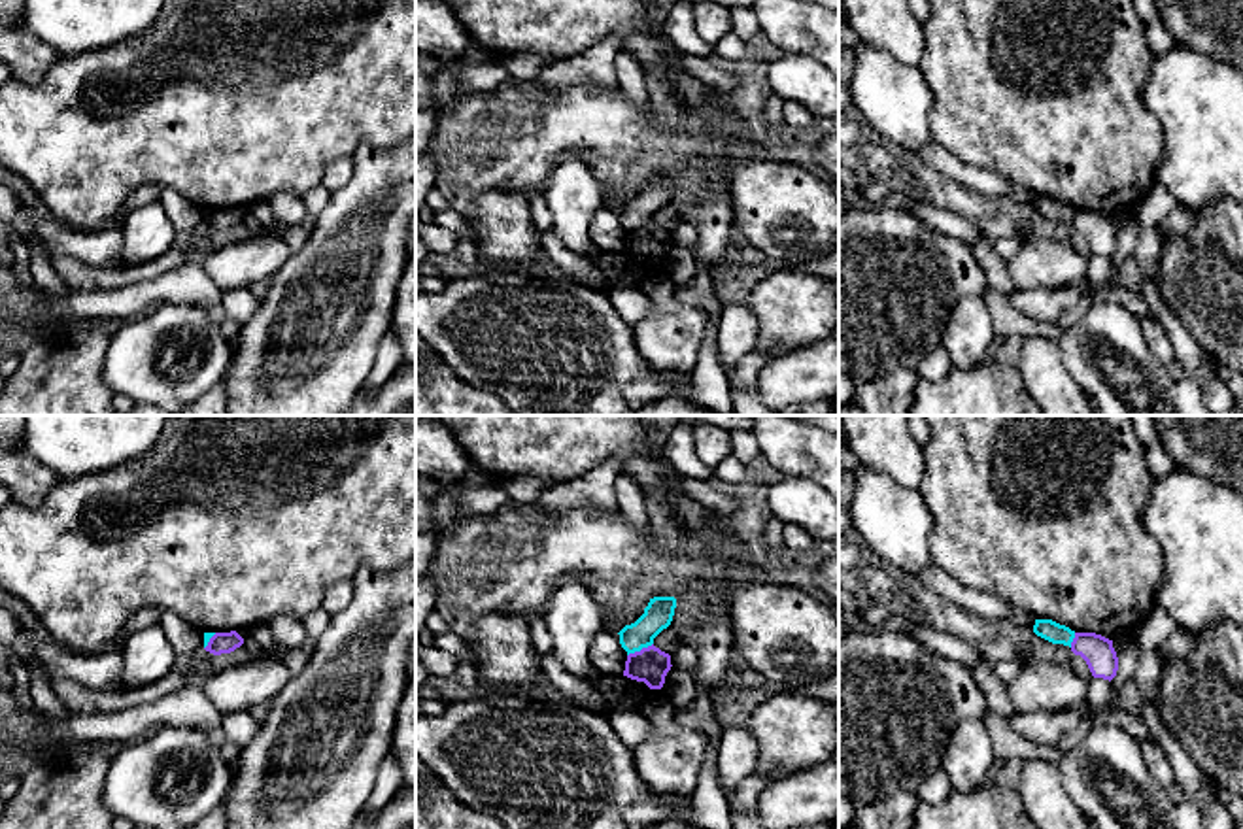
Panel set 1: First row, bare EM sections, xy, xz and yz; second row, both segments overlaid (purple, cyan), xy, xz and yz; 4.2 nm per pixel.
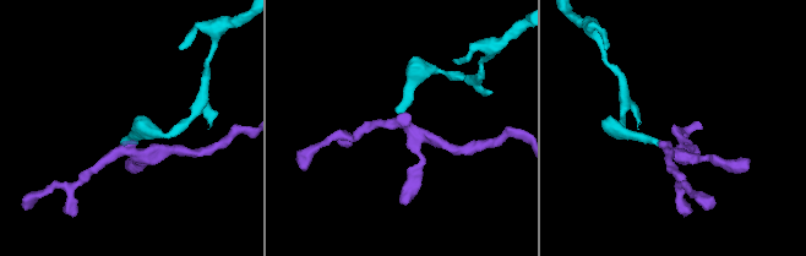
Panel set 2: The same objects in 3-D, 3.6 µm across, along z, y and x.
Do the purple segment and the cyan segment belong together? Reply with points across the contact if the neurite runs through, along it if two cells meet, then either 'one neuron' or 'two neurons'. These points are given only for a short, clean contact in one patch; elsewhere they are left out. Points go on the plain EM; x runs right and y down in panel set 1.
border xz (652, 219), (628, 233); two neurons

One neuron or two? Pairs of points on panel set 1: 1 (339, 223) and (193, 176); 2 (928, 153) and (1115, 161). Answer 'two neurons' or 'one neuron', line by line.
1: two neurons
2: two neurons

